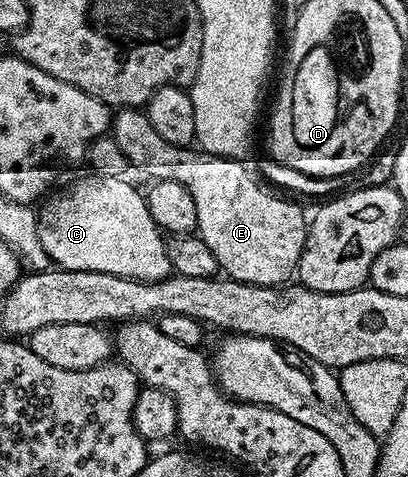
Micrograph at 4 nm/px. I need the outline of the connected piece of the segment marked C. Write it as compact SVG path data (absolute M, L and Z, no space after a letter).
M90 173L88 177L71 183L58 198L50 197L44 203L46 206L36 211L39 244L43 244L50 263L63 270L107 272L140 282L162 282L170 277L174 269L169 259L167 238L151 216L146 195L142 191L140 194L125 176L116 178Z

